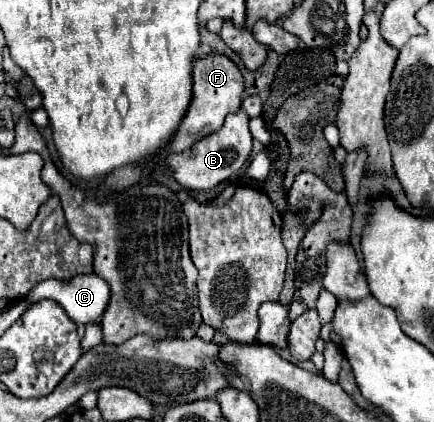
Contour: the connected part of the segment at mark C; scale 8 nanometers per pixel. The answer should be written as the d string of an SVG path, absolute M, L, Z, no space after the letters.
M79 274L71 280L43 280L37 282L23 298L25 304L51 298L59 302L67 316L75 324L87 324L101 320L101 314L109 302L109 286L97 274Z

